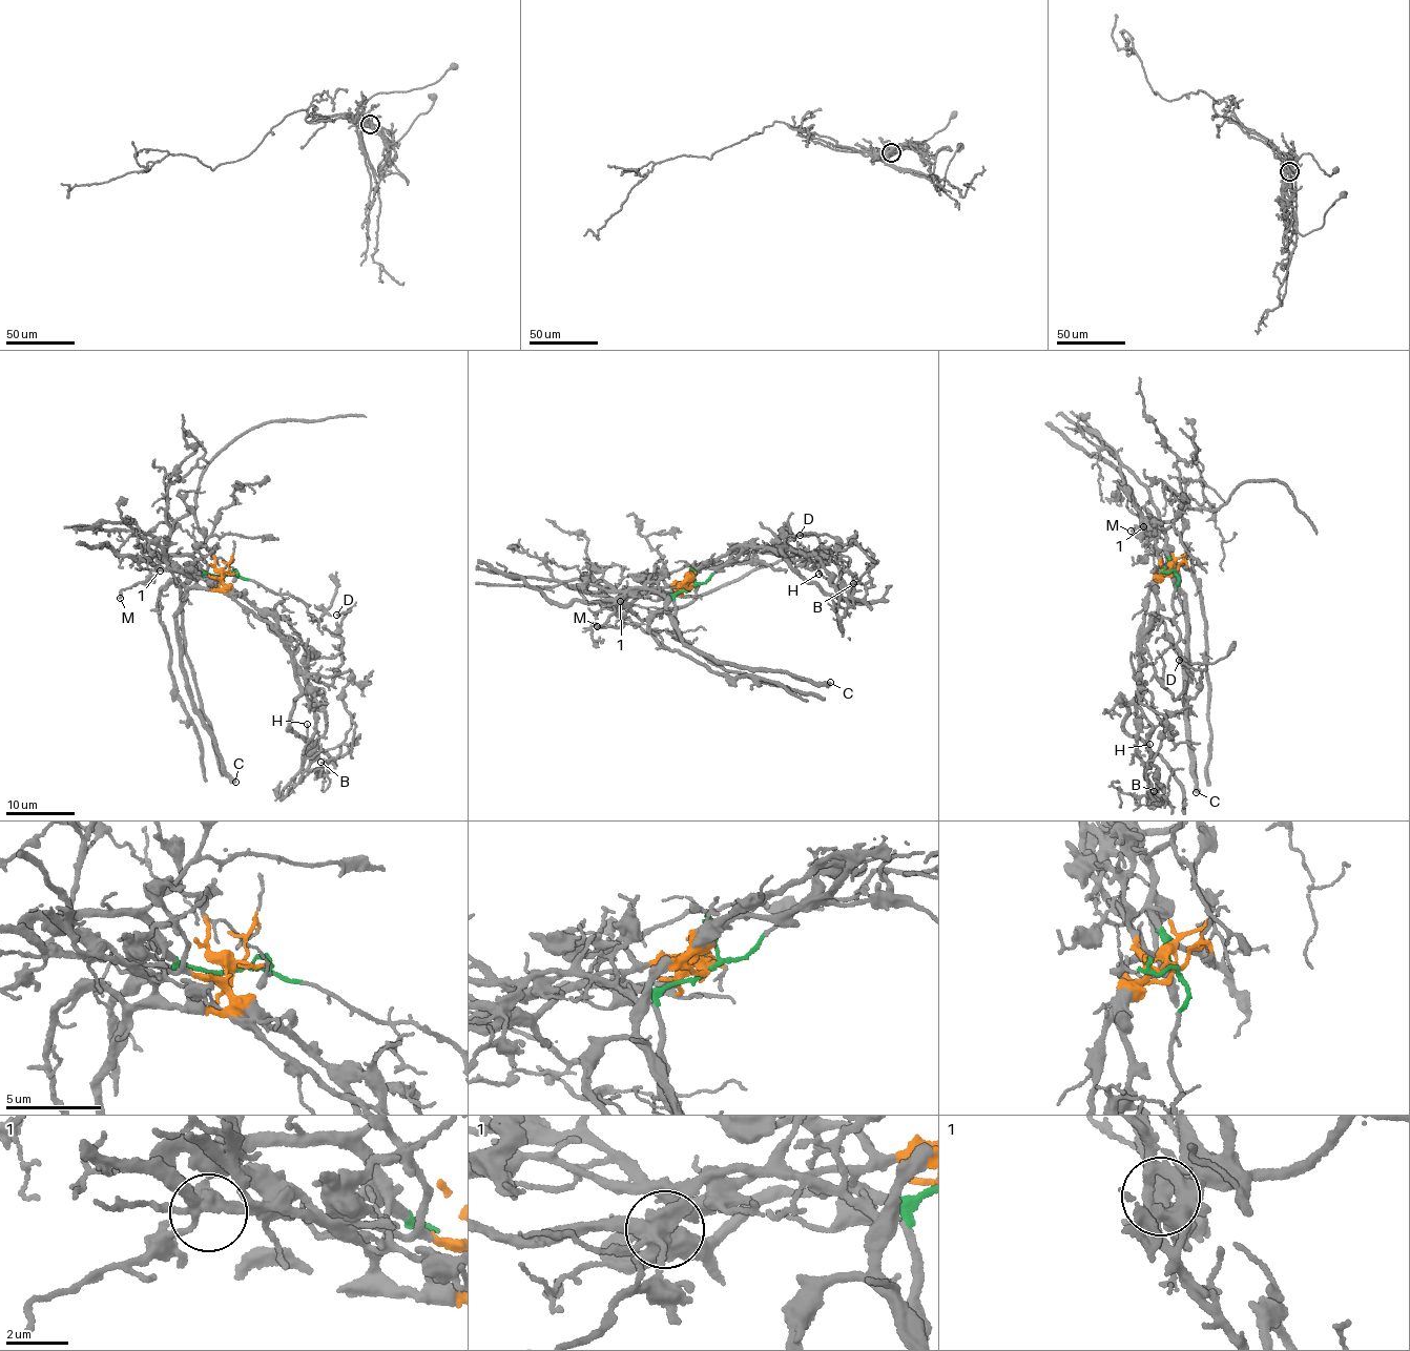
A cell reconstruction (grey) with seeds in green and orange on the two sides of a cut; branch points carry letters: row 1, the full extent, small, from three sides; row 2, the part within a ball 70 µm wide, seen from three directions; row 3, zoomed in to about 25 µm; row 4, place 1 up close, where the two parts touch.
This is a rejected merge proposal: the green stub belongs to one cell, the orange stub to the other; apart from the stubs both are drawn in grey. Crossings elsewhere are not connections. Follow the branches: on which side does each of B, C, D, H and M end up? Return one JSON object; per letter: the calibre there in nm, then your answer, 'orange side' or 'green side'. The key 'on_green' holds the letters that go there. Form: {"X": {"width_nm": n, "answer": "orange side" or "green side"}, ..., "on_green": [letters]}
{"B": {"width_nm": 100, "answer": "orange side"}, "C": {"width_nm": 480, "answer": "orange side"}, "D": {"width_nm": 150, "answer": "orange side"}, "H": {"width_nm": 110, "answer": "orange side"}, "M": {"width_nm": 190, "answer": "orange side"}, "on_green": []}

